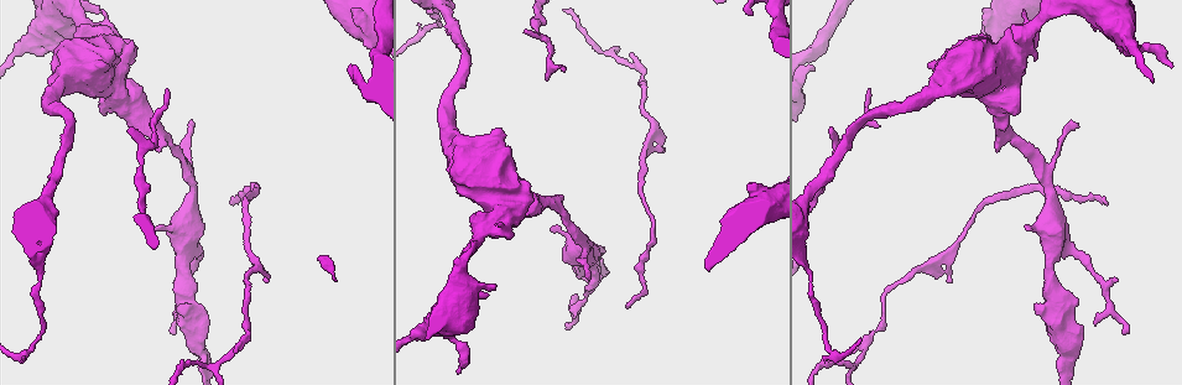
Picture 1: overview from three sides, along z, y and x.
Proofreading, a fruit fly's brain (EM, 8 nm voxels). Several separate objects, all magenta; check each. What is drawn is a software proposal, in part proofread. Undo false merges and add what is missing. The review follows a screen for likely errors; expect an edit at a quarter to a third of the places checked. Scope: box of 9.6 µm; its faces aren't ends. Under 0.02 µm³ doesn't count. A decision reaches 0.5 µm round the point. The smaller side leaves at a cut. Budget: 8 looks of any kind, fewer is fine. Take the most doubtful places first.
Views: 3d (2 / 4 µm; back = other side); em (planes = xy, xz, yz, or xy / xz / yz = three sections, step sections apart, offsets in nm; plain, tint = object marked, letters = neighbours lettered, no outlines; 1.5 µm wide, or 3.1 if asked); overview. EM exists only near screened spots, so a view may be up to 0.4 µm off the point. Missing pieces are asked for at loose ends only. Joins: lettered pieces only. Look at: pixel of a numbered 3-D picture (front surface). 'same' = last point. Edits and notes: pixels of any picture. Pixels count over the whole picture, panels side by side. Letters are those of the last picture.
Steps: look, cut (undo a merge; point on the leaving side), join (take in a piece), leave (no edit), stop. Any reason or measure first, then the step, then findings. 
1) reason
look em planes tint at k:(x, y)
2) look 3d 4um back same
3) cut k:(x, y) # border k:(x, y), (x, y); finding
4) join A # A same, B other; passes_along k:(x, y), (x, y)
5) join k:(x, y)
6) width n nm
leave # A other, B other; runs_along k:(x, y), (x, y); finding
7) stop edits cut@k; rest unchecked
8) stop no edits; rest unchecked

an open end
look em xy step 8 letters at 1:(350, 68)

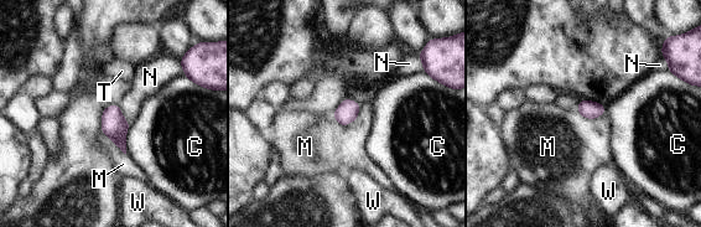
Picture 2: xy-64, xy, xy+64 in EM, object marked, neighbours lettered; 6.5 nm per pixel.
look em planes letters same

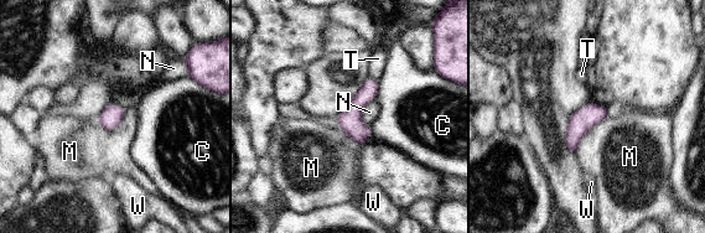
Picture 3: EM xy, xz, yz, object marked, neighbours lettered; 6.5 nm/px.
leave # C other, M other, N other, T other, W other; none of them fits

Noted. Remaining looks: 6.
an open end
look 3d 4um back at 1:(576, 294)

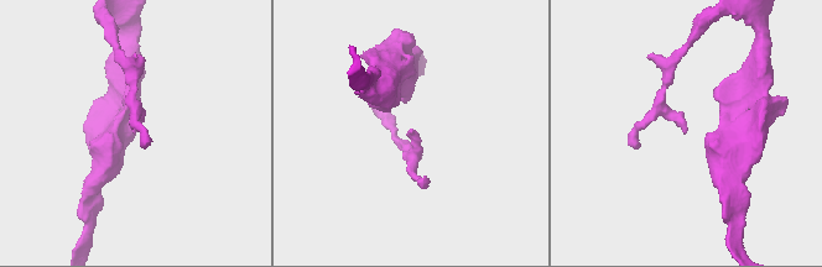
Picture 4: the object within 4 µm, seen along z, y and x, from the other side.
shape alone is not enough
look em planes tint at 4:(686, 130)

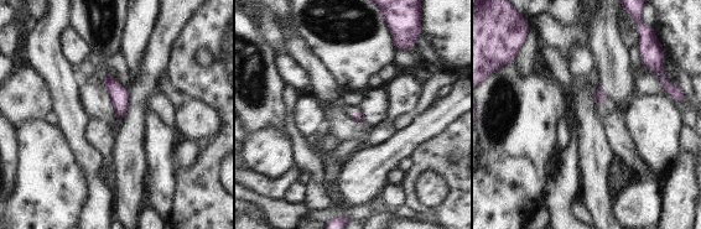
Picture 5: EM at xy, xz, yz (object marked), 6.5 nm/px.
look em planes letters same

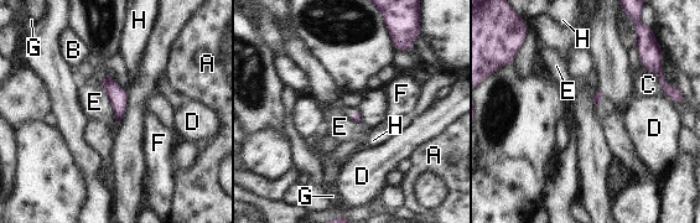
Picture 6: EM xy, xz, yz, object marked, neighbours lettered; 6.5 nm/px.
leave # A other, B other, C other, D other, E other, F other, G other, H other; border 6:(102, 88), (118, 123); no lettered piece goes on from it

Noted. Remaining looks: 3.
tapers out
look 3d 4um back at 1:(1108, 204)

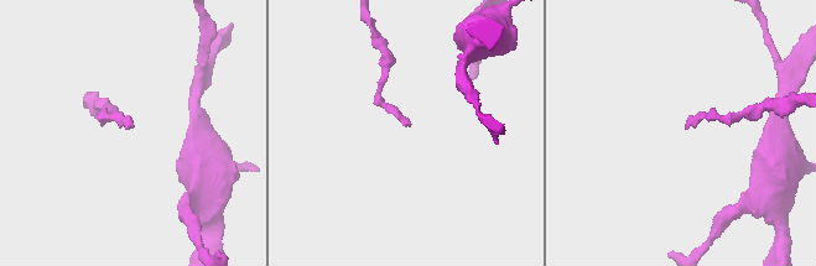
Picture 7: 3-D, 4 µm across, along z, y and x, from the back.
shape alone is not enough
look em xy step 4 letters at 7:(409, 124)

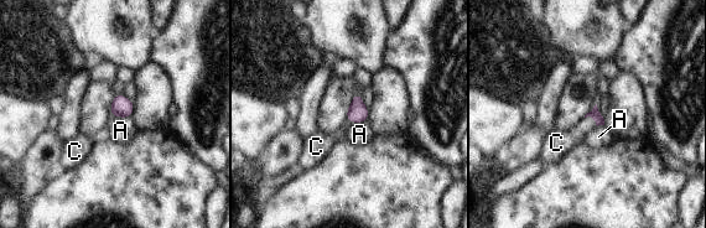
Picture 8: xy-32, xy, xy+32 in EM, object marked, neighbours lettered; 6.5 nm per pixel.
look em planes letters same

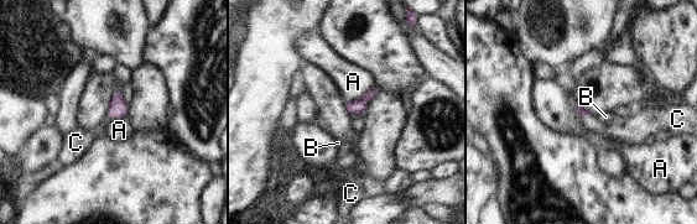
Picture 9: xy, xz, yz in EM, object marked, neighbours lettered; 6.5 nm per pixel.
longest_contact A 220 nm
join C # A other, B other, C same; passes_along 9:(116, 108), (110, 116), (79, 139); the neuron continues

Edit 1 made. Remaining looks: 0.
stop edits join@9; rest unchecked

